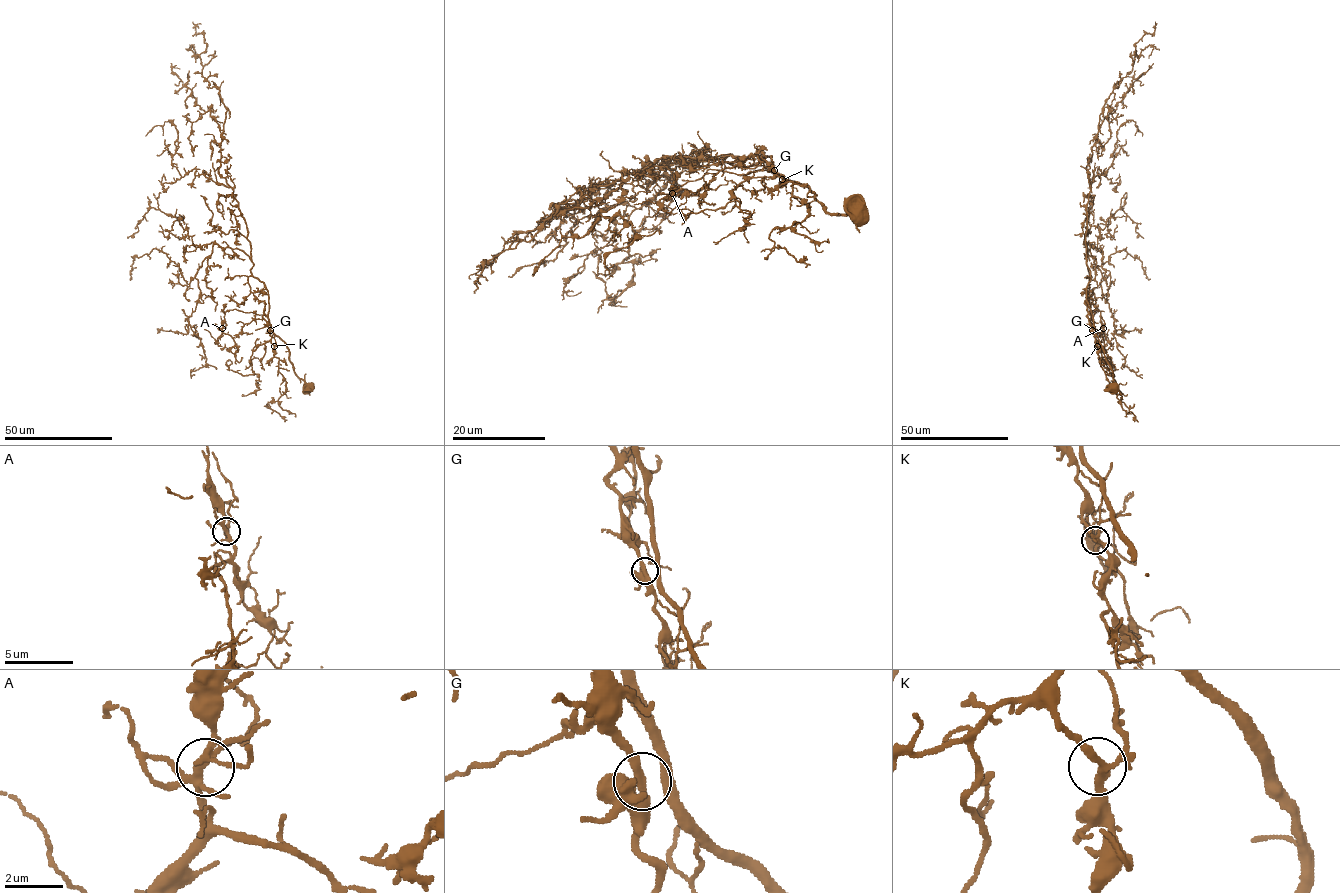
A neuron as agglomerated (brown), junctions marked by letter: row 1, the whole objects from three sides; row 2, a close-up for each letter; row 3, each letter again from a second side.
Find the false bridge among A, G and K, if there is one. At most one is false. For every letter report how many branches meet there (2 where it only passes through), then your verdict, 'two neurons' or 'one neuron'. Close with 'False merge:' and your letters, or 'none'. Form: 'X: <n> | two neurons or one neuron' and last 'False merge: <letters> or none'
A: 8 | one neuron
G: 6 | one neuron
K: 5 | one neuron
False merge: none

